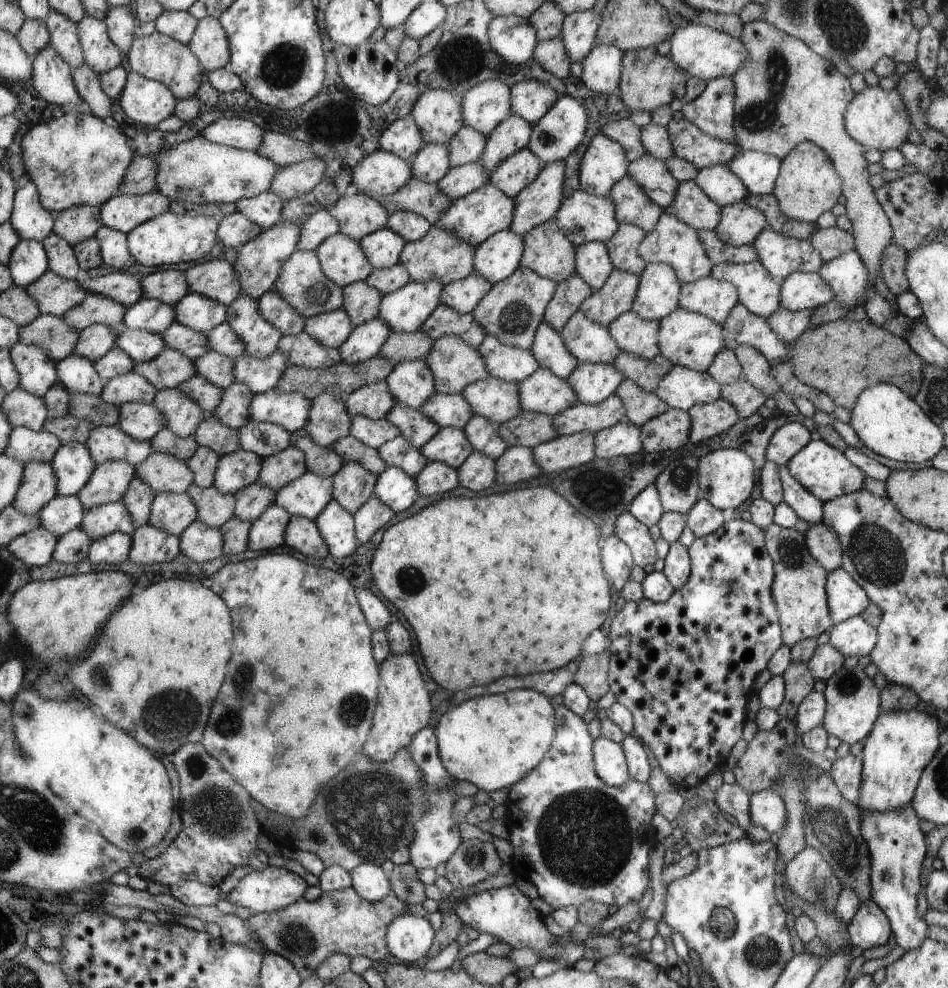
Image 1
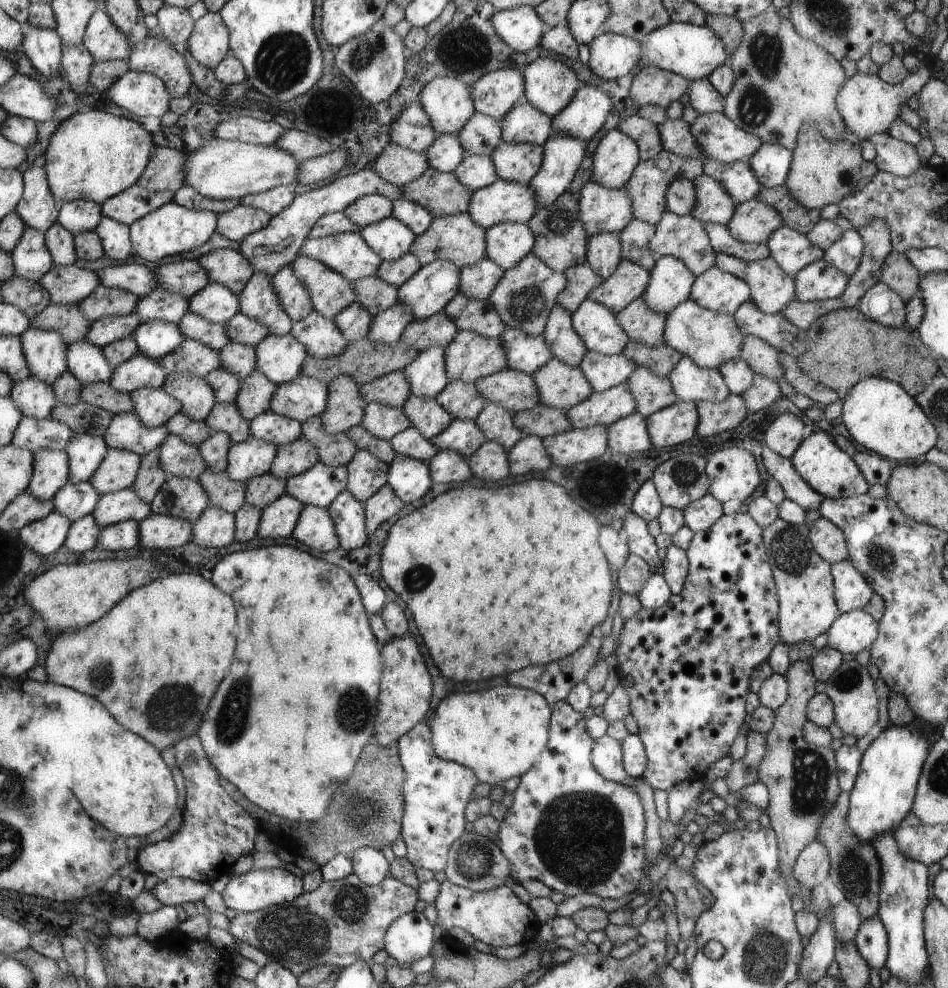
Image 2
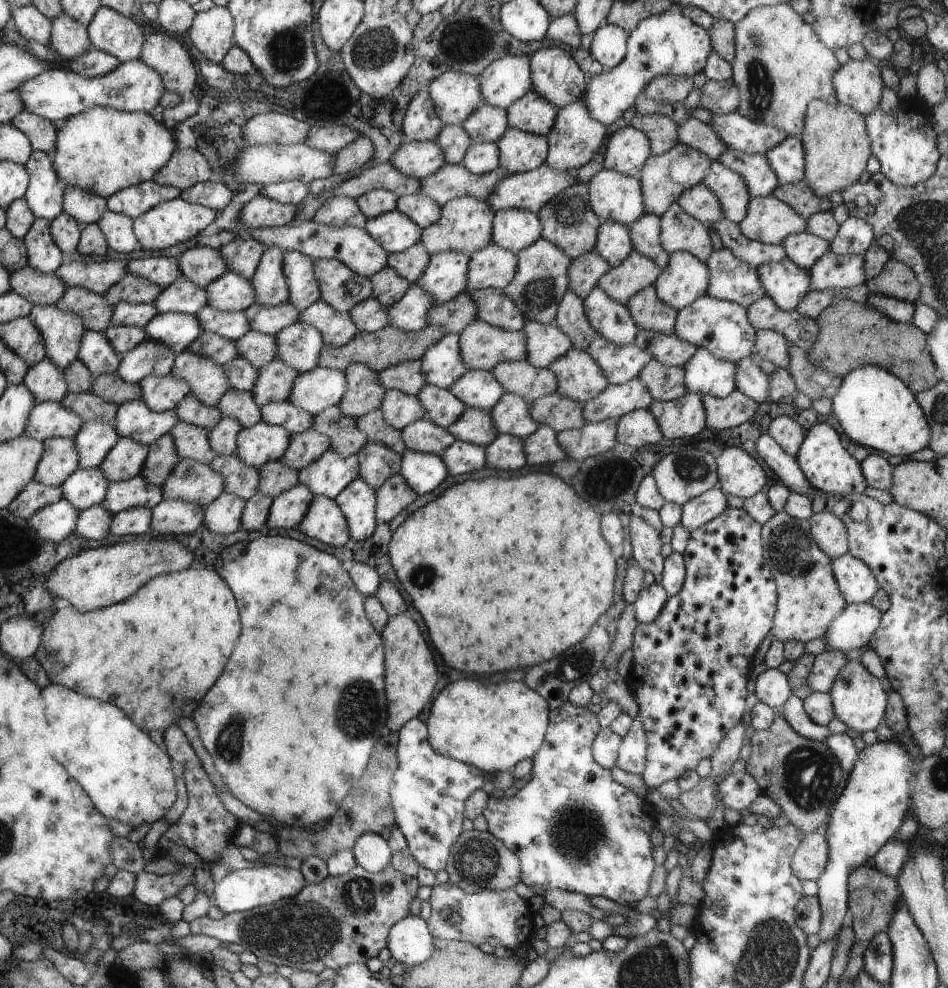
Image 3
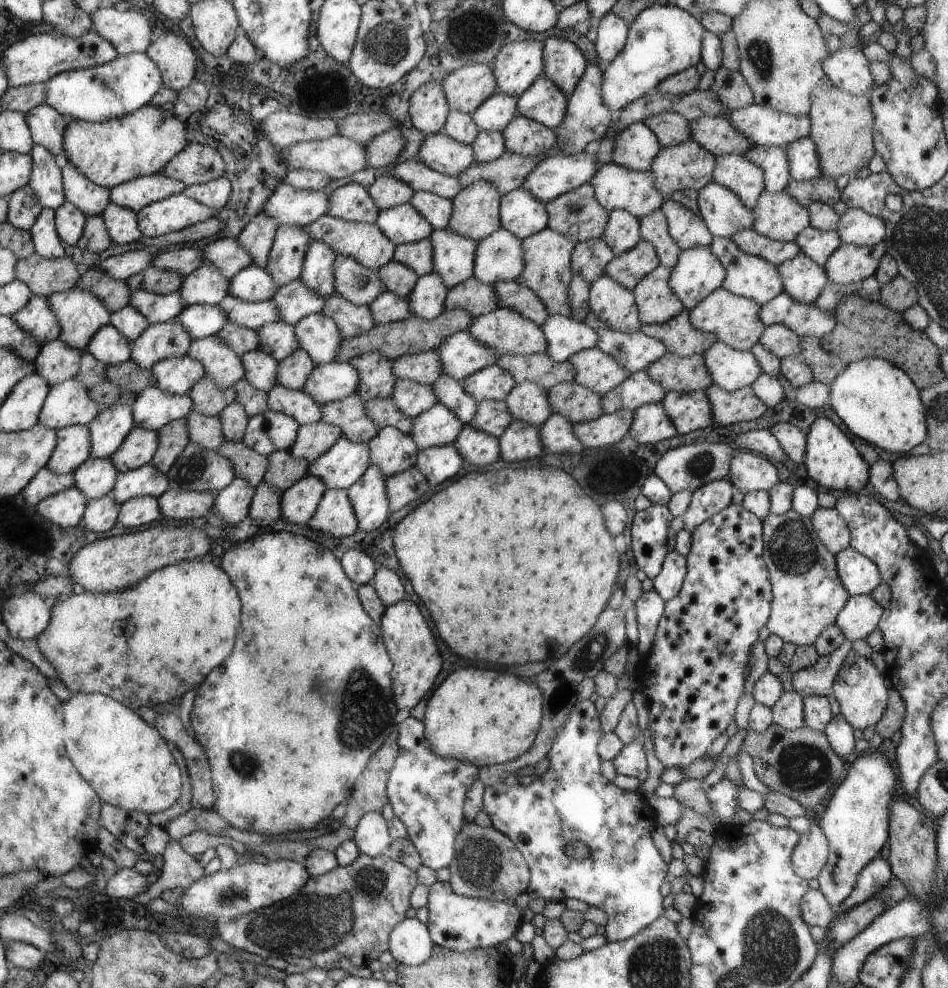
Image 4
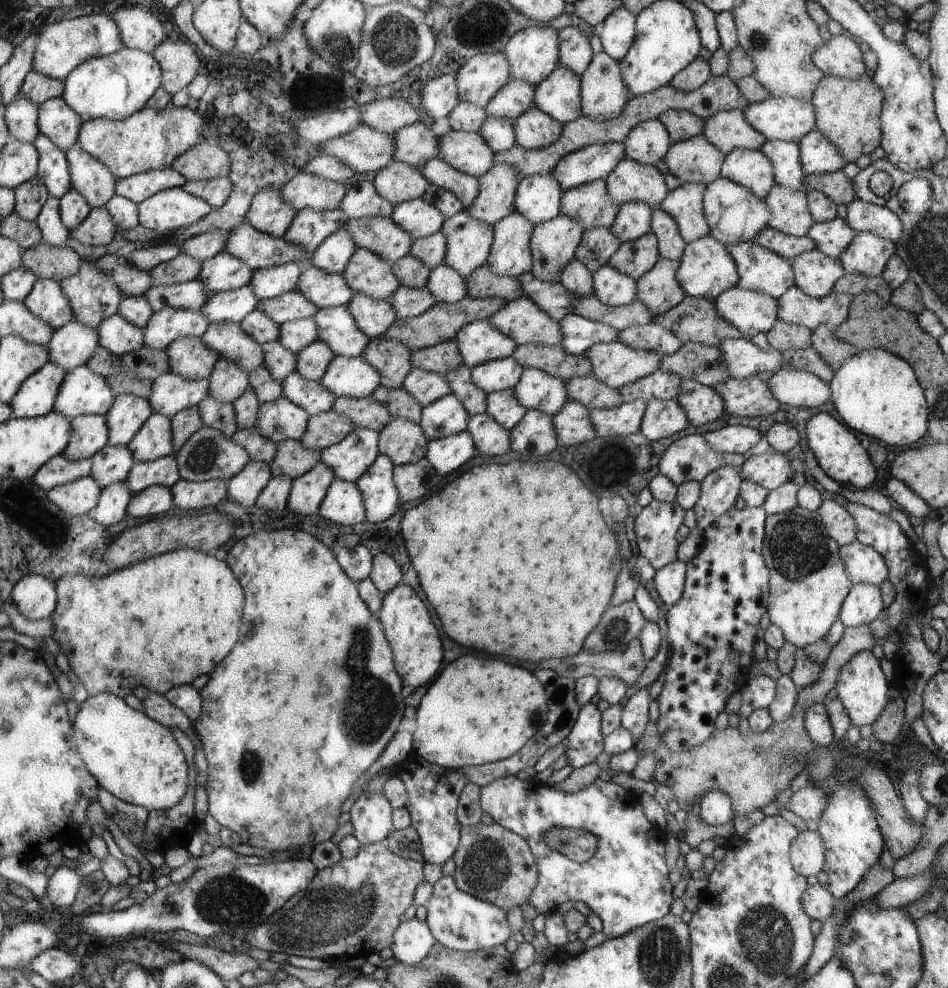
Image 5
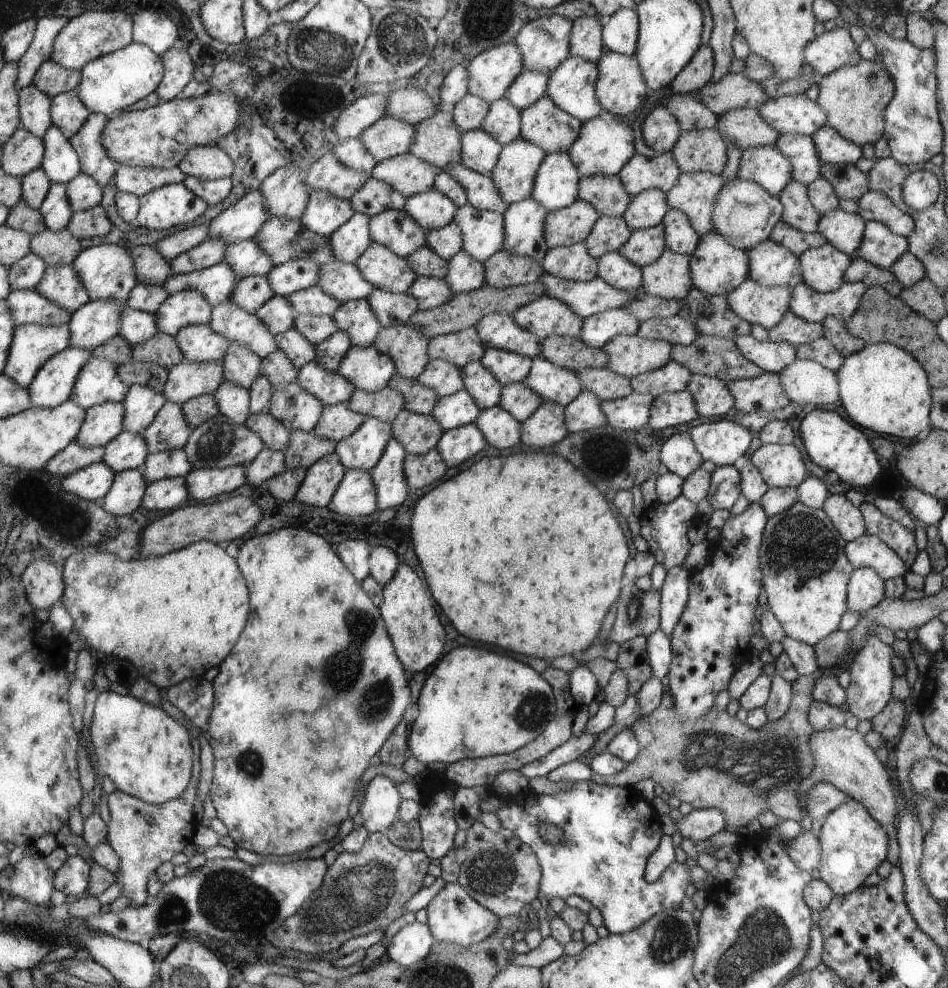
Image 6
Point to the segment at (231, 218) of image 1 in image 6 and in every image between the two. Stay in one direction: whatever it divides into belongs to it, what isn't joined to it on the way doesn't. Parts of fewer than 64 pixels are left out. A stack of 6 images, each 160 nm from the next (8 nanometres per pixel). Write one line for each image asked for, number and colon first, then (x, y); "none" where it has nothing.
2: (236, 224)
3: (260, 212)
4: (288, 206)
5: (303, 190)
6: (329, 173)

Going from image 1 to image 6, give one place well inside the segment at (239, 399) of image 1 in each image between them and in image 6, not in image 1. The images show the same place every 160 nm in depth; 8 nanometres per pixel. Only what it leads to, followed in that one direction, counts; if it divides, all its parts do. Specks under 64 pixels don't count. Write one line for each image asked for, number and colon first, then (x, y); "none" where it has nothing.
2: (256, 391)
3: (275, 380)
4: (293, 371)
5: (313, 360)
6: (331, 352)

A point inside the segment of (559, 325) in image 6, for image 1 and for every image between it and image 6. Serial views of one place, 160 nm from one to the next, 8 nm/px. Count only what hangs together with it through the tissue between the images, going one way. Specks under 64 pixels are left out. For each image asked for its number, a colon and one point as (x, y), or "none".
1: (455, 365)
2: (469, 357)
3: (483, 346)
4: (507, 332)
5: (521, 319)

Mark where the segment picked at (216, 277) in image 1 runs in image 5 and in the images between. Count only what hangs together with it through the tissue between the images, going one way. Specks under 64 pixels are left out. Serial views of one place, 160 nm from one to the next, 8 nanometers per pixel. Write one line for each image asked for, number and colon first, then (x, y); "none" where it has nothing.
2: (230, 268)
3: (242, 256)
4: (258, 237)
5: (268, 213)

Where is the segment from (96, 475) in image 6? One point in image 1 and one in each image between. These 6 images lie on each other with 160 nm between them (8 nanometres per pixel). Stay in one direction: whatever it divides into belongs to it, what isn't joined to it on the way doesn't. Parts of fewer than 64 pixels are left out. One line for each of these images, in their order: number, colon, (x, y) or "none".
1: (35, 548)
2: (44, 537)
3: (56, 521)
4: (66, 509)
5: (76, 498)

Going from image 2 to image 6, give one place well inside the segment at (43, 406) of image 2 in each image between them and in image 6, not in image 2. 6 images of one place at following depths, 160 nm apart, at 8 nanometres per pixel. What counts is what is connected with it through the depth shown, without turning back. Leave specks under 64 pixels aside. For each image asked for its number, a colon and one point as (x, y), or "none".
3: (46, 381)
4: (57, 362)
5: (71, 346)
6: (98, 321)

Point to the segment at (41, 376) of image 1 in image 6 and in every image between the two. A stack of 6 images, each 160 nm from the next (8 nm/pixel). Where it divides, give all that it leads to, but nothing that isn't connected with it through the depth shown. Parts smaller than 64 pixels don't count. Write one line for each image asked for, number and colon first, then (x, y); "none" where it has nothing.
2: (45, 352)
3: (62, 332)
4: (80, 315)
5: (93, 295)
6: (108, 270)

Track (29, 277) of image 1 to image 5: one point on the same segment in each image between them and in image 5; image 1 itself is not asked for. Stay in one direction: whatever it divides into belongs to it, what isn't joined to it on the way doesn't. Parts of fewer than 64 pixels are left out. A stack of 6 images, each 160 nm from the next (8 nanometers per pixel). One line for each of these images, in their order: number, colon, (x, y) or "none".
2: (31, 259)
3: (43, 255)
4: (44, 236)
5: (54, 232)

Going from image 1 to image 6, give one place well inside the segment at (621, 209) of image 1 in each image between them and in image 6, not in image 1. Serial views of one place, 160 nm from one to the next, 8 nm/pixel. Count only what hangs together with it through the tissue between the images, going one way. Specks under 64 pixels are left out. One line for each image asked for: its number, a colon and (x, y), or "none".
2: (647, 187)
3: (664, 177)
4: (687, 166)
5: (696, 160)
6: (700, 150)

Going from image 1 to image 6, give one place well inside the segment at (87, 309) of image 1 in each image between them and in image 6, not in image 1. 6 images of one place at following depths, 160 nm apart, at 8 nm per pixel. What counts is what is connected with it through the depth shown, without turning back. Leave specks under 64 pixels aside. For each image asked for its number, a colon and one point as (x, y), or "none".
2: (103, 302)
3: (130, 289)
4: (159, 281)
5: (184, 268)
6: (210, 253)

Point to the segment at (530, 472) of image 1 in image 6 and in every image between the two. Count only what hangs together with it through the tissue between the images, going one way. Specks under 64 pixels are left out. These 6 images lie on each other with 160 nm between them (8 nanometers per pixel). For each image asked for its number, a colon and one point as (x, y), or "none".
2: (528, 455)
3: (541, 446)
4: (557, 435)
5: (573, 426)
6: (584, 413)

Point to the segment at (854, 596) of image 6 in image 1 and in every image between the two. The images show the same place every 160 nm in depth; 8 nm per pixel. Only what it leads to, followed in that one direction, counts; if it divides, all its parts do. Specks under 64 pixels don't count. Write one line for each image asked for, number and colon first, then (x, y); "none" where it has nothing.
1: (853, 637)
2: (853, 631)
3: (854, 628)
4: (860, 616)
5: (864, 603)

